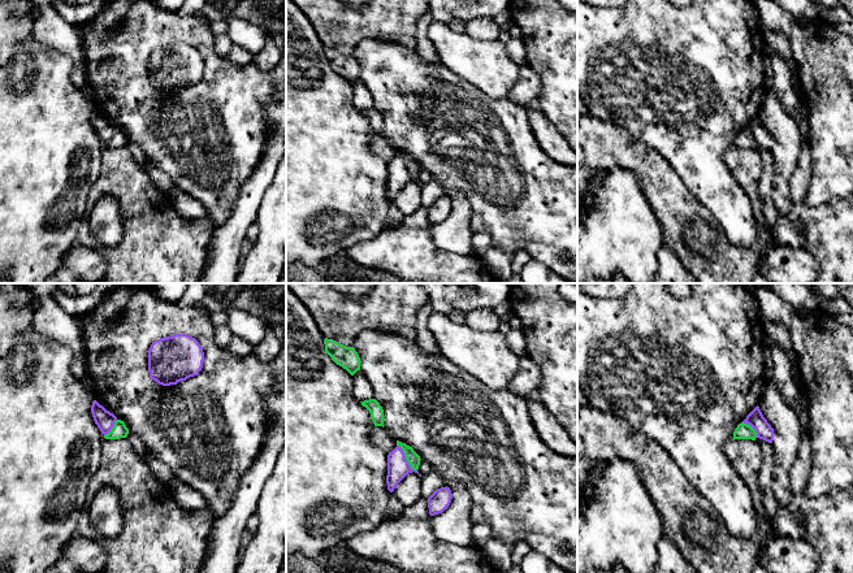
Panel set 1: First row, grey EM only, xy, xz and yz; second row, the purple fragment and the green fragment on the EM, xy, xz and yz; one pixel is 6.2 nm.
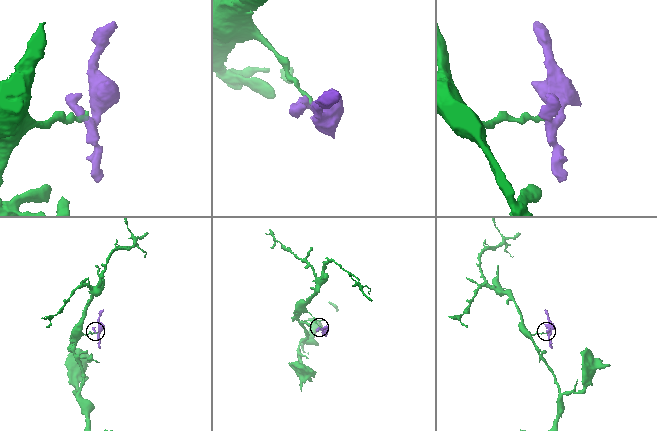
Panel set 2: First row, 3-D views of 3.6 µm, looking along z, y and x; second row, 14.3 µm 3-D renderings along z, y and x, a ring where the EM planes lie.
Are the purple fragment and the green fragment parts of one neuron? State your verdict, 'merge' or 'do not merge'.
do not merge

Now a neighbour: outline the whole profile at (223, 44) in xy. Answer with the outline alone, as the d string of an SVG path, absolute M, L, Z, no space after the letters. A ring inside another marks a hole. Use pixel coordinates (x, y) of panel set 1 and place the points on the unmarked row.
M226 32L216 35L215 49L218 56L226 57L229 55L230 49L233 48L233 45L234 44Z

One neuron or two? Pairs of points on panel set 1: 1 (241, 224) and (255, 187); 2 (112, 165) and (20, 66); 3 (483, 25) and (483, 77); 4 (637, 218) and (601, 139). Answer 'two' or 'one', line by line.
1: one
2: two
3: two
4: two

